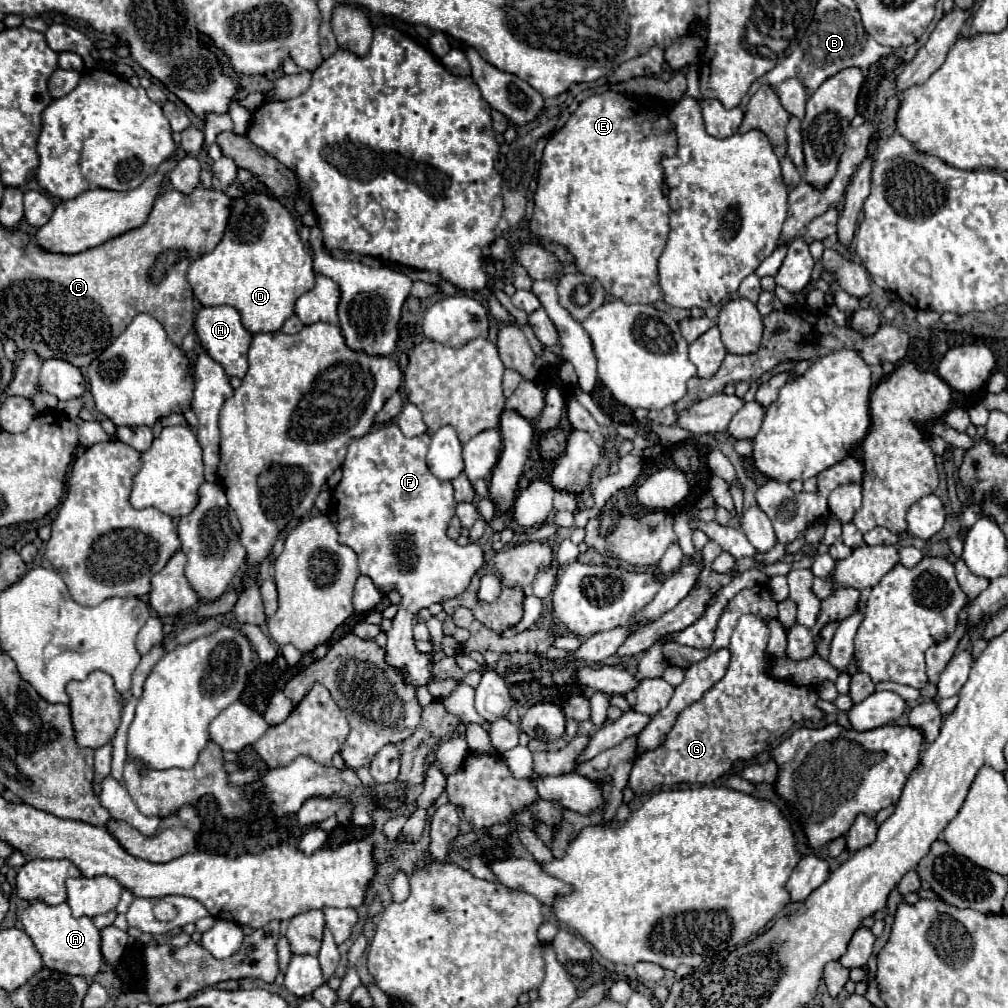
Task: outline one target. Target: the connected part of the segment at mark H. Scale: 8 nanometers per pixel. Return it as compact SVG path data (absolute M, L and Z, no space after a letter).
M217 305L217 307L201 307L195 317L195 331L203 345L203 349L209 353L211 359L215 359L229 377L243 379L247 373L247 349L251 345L251 333L243 327L239 311L229 305Z

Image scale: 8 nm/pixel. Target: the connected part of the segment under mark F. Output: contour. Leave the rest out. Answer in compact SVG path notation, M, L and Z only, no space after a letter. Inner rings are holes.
M383 423L383 427L375 427L375 429L377 431L371 431L359 439L351 439L347 457L343 461L343 477L339 485L333 489L327 513L339 531L339 541L343 545L349 545L357 553L359 571L371 577L371 581L379 591L383 593L397 591L401 595L399 613L393 619L393 627L387 631L387 645L385 645L387 665L397 669L403 681L413 687L425 687L431 681L443 681L443 679L463 681L465 675L471 671L485 673L491 669L491 665L477 663L463 653L459 653L457 657L435 659L433 653L421 653L415 649L413 619L417 611L433 603L443 603L451 597L461 595L469 587L471 577L483 567L483 549L477 543L473 543L471 547L459 547L455 541L447 537L447 525L449 519L455 515L457 503L453 499L451 481L437 479L425 463L425 455L429 449L429 435L423 433L409 439L399 431L397 423ZM403 537L411 539L413 549L397 551L397 545L401 543Z

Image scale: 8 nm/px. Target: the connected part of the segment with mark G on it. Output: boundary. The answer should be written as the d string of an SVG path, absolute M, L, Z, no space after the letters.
M743 615L739 619L729 645L731 665L725 677L697 703L679 713L663 745L645 751L633 763L629 787L635 795L645 793L645 789L651 791L679 783L713 783L723 773L729 773L733 763L761 753L771 739L781 737L793 723L803 719L819 721L823 717L823 711L815 705L817 693L813 687L797 687L767 675L769 659L763 653L767 639L769 629L761 619L755 615Z

